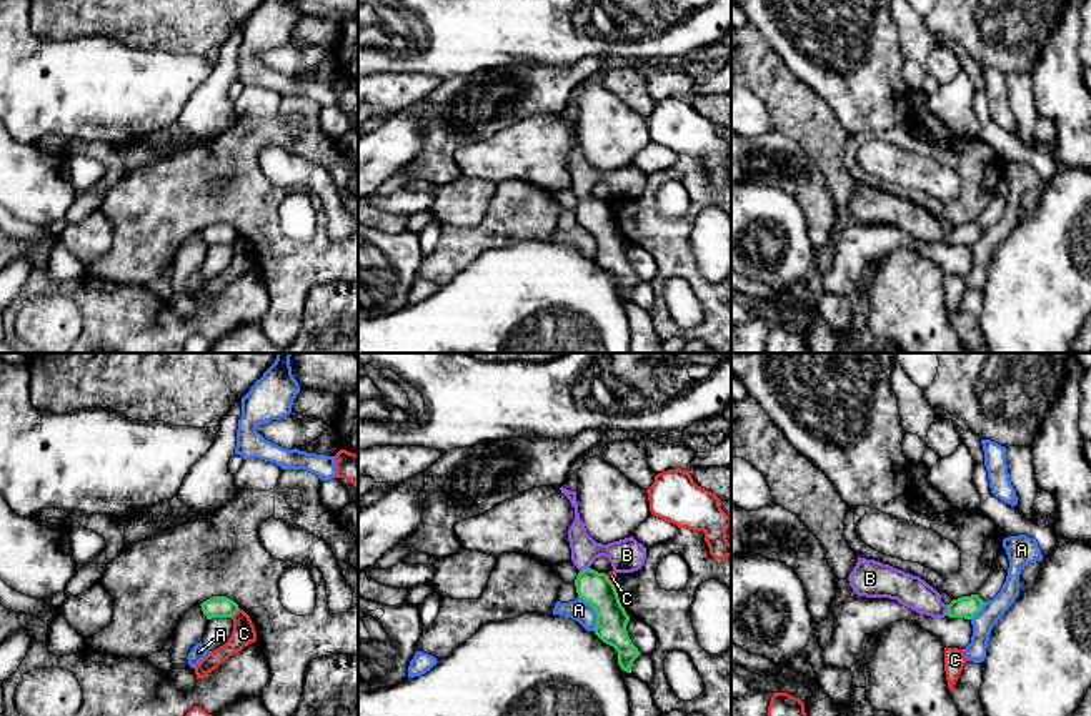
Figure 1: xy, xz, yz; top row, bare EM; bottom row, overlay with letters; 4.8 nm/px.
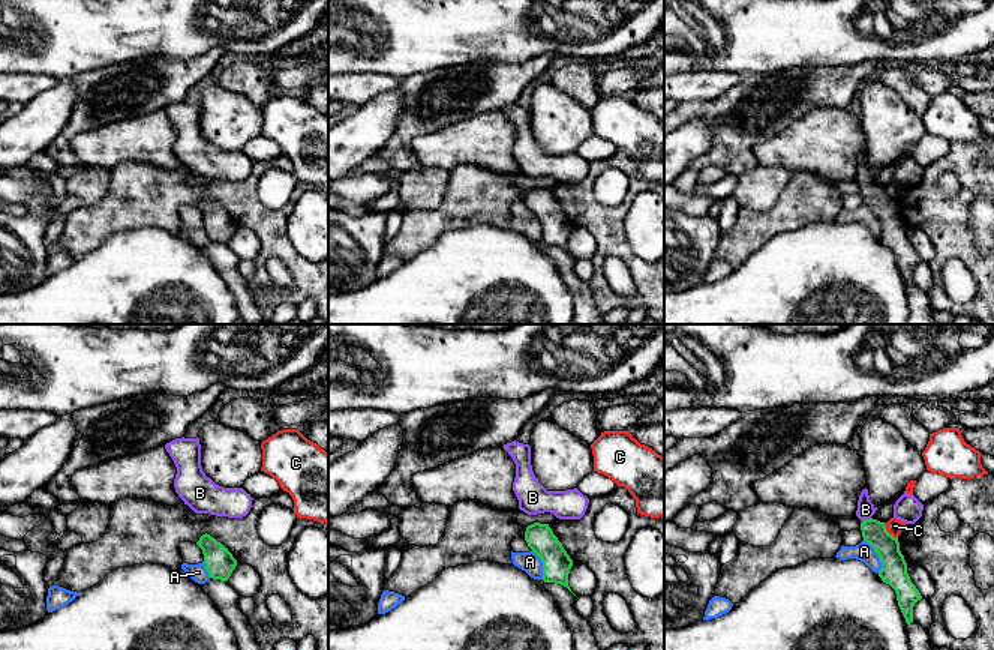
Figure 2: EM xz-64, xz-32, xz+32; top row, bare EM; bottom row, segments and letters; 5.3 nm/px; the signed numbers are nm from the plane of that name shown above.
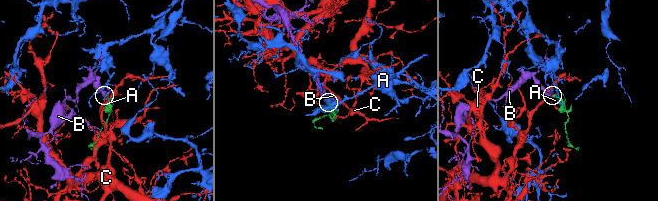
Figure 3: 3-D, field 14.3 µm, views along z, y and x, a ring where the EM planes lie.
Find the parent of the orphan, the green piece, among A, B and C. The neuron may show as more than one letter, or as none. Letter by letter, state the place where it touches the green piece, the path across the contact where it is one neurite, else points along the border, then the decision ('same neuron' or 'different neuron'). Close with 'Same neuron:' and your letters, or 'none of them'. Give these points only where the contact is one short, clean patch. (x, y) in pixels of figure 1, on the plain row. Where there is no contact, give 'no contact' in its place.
A: xz (595, 238) | different neuron
B: yz (948, 237) | across yz (966, 233), (948, 237), (938, 237), (911, 218) | same neuron
C: xy (235, 238) | different neuron
Same neuron: B

